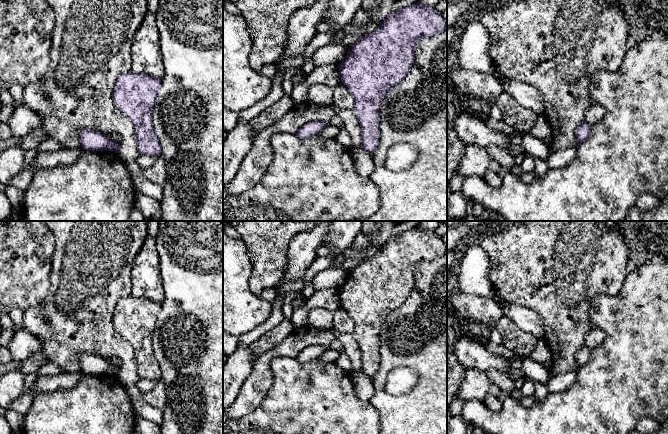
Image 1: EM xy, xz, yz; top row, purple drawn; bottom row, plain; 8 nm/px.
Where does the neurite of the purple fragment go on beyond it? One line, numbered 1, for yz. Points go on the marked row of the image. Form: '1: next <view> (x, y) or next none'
1: next none

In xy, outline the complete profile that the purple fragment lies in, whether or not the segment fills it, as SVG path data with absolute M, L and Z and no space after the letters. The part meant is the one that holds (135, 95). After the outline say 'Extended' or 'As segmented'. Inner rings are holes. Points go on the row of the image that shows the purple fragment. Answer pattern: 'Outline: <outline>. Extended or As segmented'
Outline: M132 71L120 75L114 85L112 99L133 123L138 152L143 155L161 156L152 120L160 87L160 79Z. As segmented

